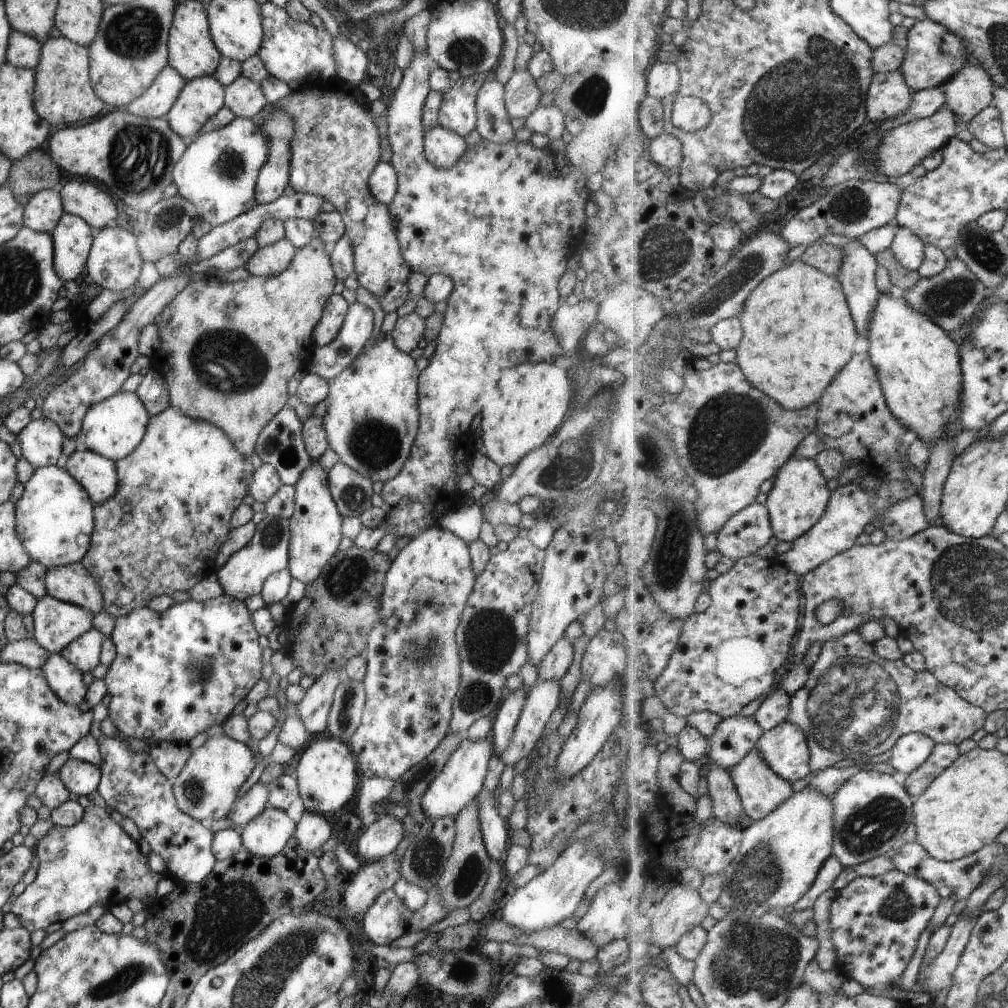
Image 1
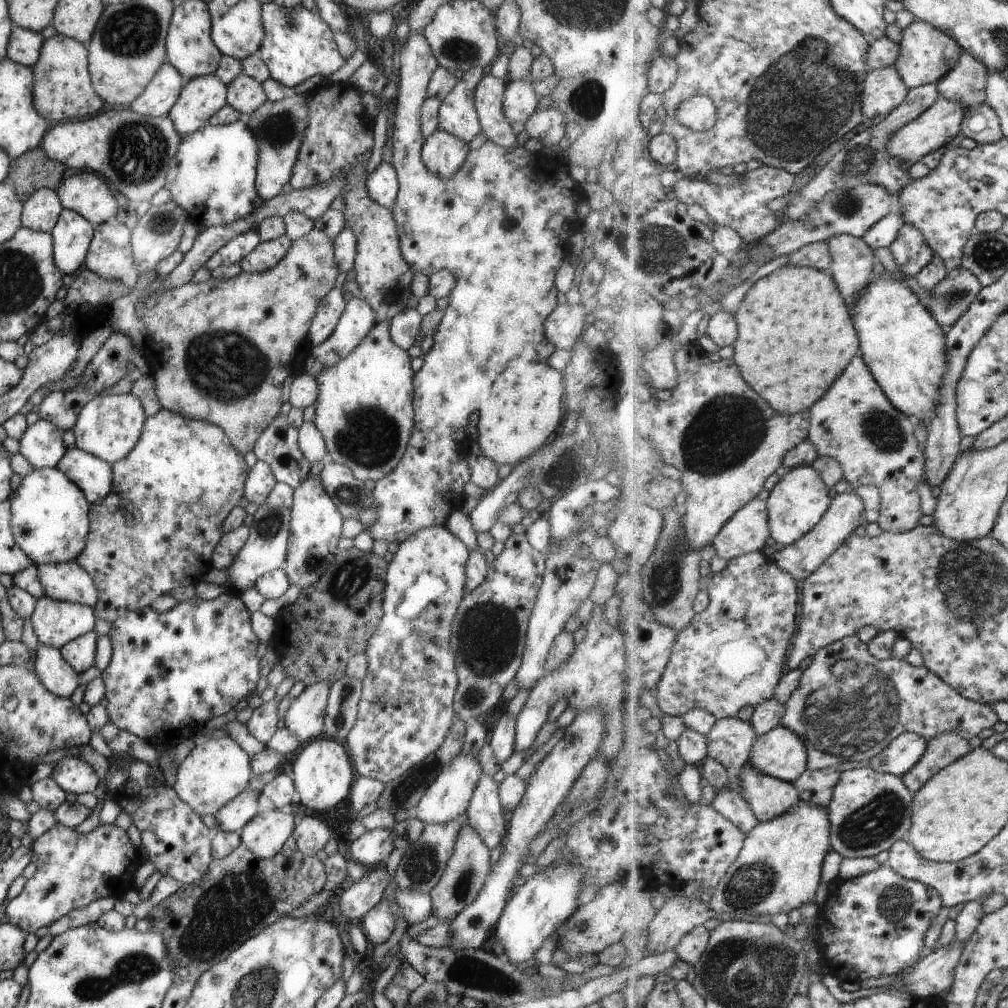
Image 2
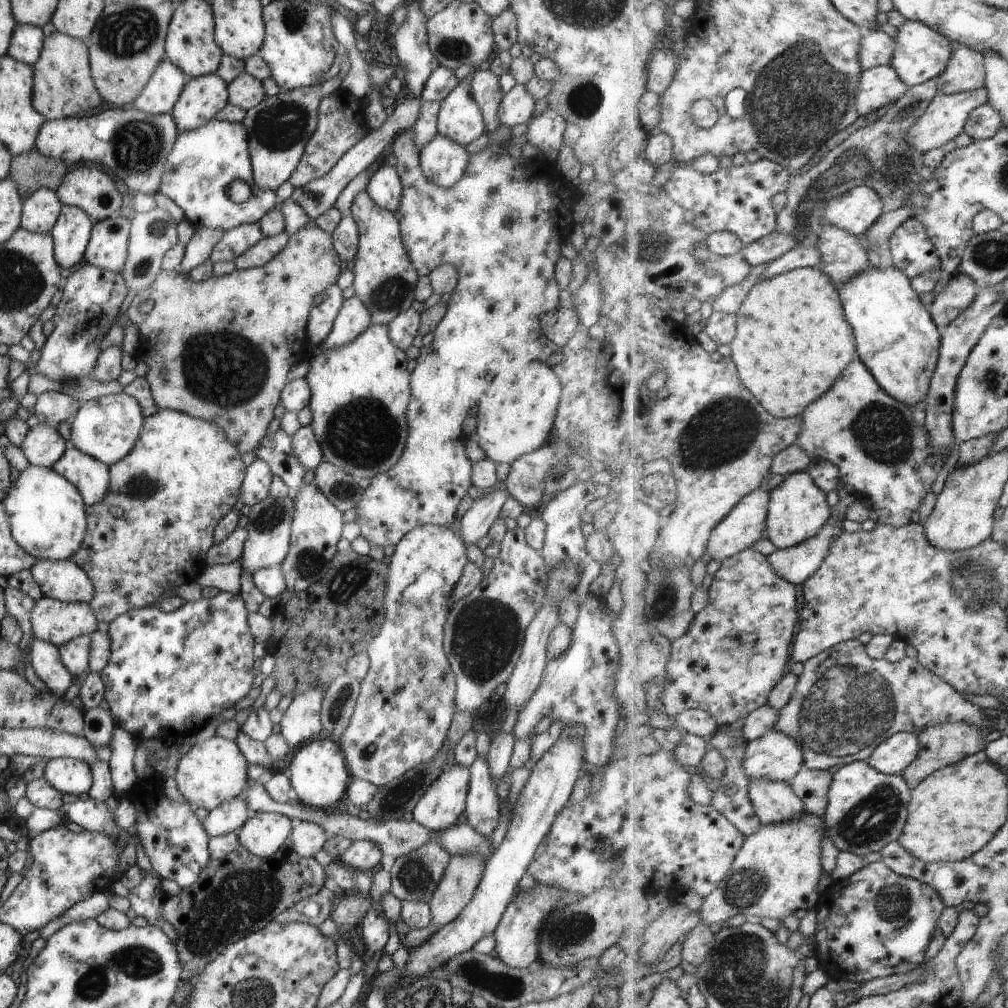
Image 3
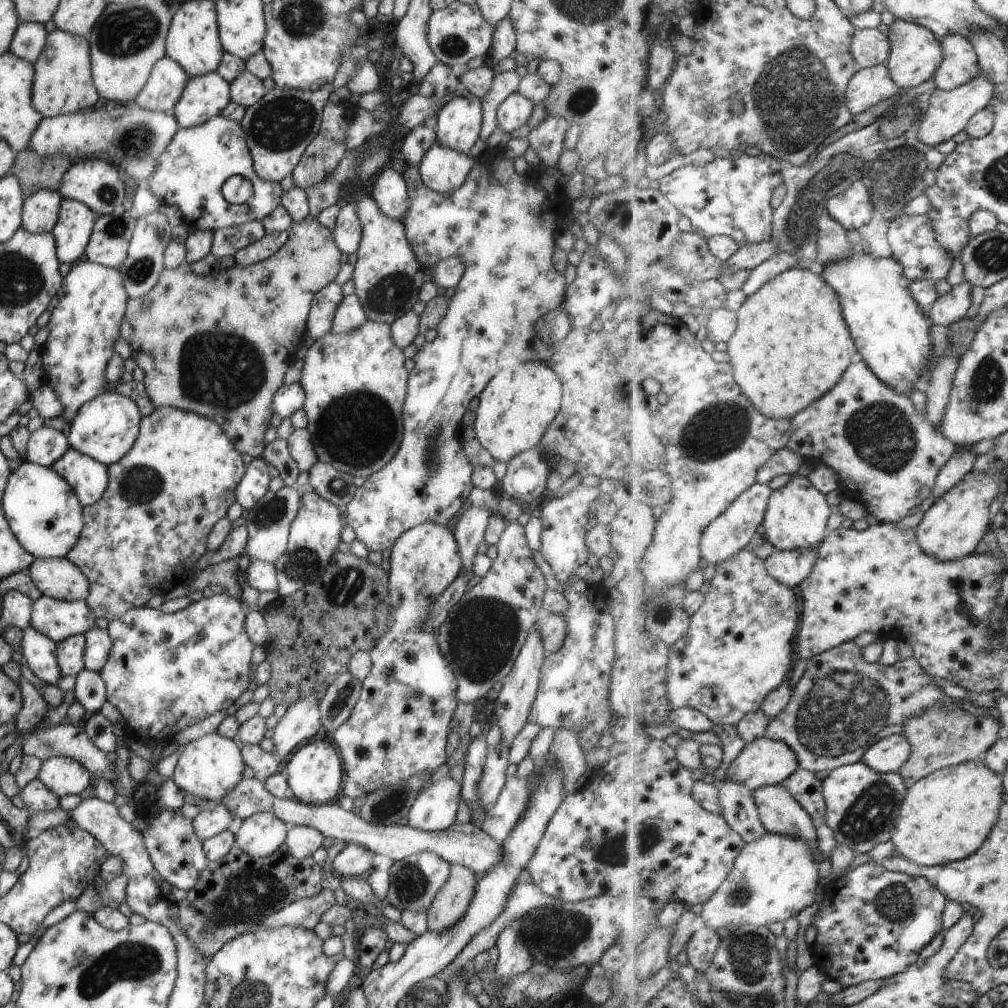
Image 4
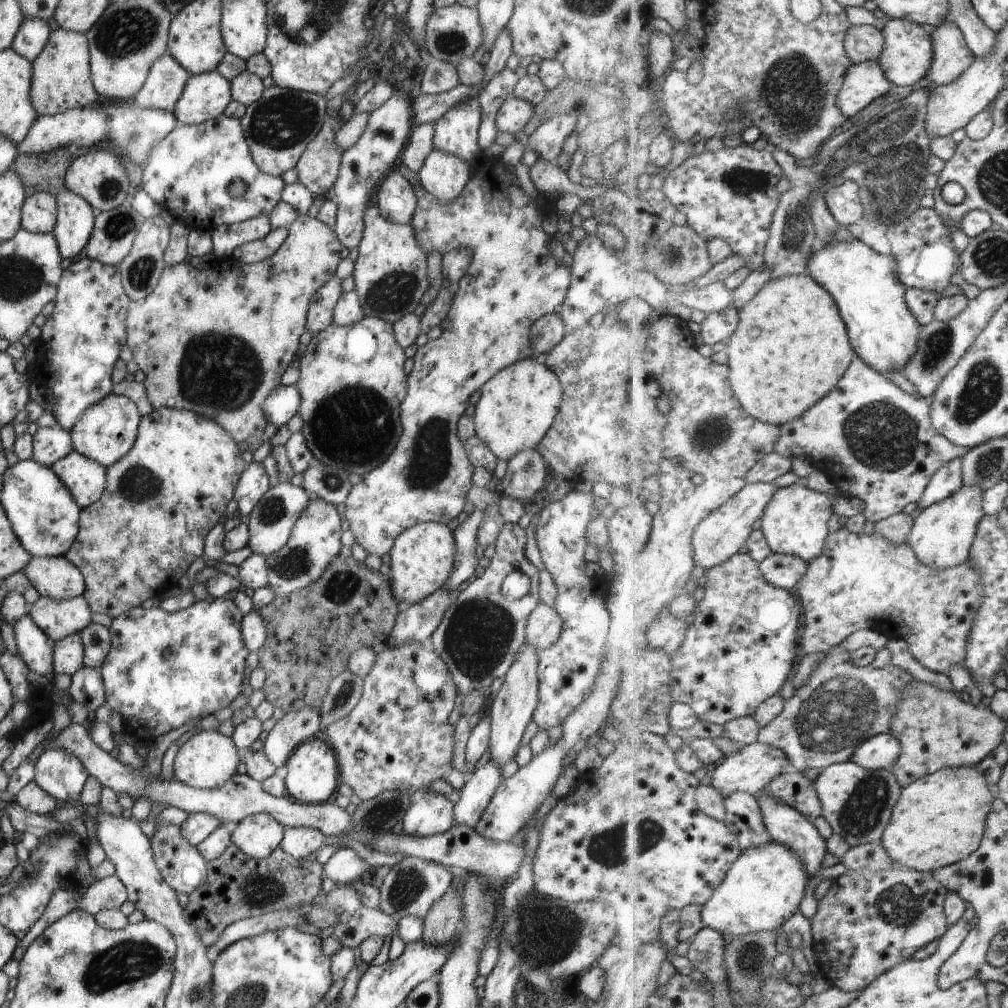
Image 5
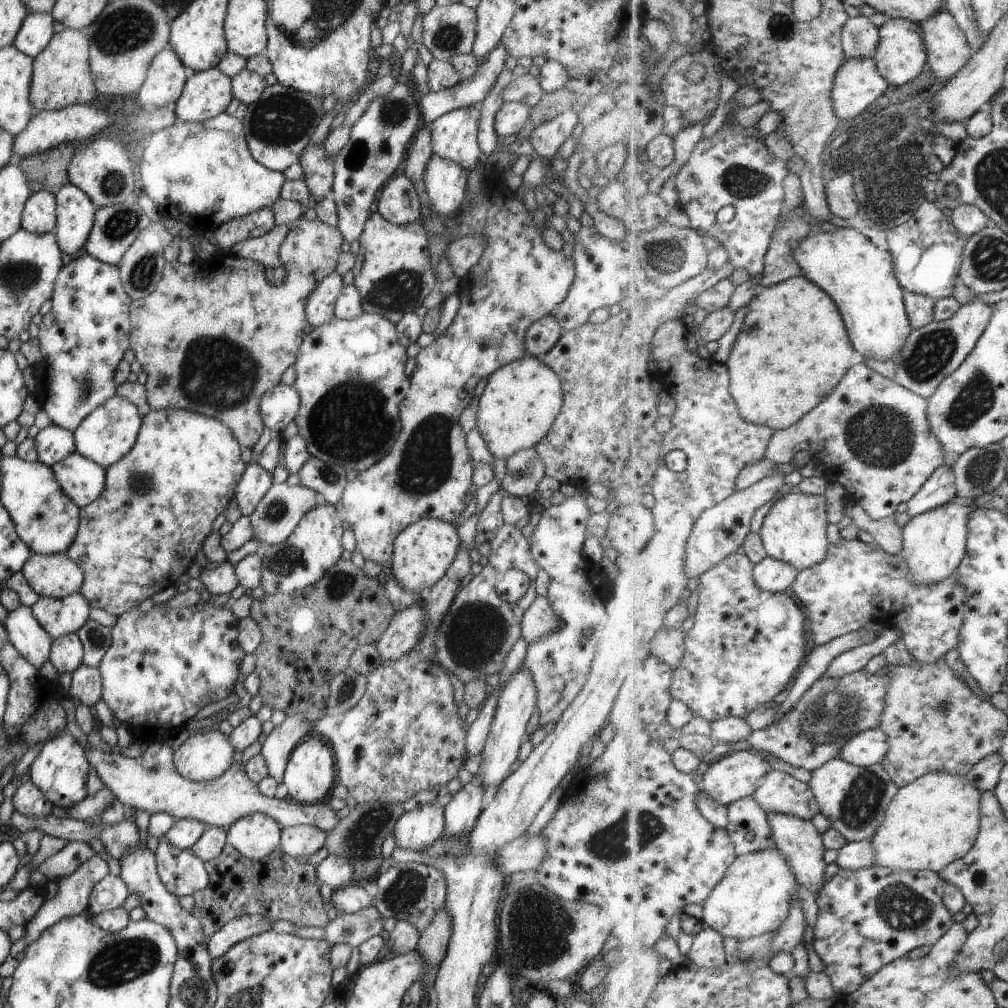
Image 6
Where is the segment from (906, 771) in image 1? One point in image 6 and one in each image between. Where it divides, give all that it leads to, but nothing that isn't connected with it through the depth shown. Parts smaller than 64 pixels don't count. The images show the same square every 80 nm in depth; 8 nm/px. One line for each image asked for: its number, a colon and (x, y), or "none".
2: (905, 752)
3: (897, 753)
4: (887, 755)
5: (882, 751)
6: (870, 748)

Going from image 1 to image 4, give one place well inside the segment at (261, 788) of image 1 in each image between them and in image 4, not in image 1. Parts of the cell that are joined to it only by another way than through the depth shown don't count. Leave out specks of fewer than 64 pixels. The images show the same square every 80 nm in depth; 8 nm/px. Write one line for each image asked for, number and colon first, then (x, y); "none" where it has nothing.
2: (235, 813)
3: (228, 816)
4: (208, 822)

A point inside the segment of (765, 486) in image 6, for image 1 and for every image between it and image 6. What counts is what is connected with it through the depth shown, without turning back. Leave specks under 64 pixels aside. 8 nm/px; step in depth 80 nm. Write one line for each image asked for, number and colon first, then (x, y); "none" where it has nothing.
1: (749, 530)
2: (748, 531)
3: (743, 528)
4: (726, 536)
5: (722, 534)

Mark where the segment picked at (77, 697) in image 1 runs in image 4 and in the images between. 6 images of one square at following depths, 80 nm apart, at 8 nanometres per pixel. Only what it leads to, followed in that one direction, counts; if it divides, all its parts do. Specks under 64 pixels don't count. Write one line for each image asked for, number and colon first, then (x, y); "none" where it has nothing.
2: (53, 672)
3: (45, 660)
4: (37, 653)

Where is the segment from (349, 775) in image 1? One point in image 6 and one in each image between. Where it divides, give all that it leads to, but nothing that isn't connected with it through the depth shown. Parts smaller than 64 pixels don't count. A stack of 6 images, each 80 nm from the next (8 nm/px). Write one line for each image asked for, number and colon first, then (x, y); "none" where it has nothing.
2: (323, 774)
3: (317, 773)
4: (314, 772)
5: (311, 777)
6: (309, 773)

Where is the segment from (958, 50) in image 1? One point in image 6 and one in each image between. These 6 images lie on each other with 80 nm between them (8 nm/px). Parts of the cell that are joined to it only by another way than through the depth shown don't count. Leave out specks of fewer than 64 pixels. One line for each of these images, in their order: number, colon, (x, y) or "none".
2: (928, 54)
3: (921, 54)
4: (916, 54)
5: (909, 53)
6: (903, 53)

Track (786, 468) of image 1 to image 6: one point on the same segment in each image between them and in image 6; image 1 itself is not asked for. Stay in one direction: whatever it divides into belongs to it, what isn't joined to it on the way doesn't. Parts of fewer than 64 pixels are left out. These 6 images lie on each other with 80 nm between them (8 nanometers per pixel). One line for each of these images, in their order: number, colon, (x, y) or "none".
2: (796, 504)
3: (798, 510)
4: (797, 514)
5: (795, 522)
6: (795, 529)

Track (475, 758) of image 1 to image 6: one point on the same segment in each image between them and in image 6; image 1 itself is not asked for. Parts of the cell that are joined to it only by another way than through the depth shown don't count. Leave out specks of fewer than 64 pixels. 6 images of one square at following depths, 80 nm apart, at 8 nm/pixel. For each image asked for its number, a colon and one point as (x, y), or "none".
2: (447, 797)
3: (438, 808)
4: (434, 809)
5: (432, 814)
6: (414, 829)

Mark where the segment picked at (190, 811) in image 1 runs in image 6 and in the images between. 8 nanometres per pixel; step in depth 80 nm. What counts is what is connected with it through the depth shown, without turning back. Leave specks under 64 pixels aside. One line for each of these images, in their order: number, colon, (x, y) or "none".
2: (213, 772)
3: (212, 771)
4: (207, 767)
5: (207, 759)
6: (203, 756)

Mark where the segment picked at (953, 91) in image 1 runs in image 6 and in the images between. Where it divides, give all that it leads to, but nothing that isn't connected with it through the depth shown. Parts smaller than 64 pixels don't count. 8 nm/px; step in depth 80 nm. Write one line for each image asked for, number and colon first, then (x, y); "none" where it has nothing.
2: (967, 82)
3: (967, 71)
4: (960, 64)
5: (952, 57)
6: (948, 50)

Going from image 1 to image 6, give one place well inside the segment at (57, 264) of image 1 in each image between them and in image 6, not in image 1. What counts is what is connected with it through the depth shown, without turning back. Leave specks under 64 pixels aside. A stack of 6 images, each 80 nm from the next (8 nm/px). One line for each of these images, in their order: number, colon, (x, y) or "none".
2: (71, 235)
3: (70, 233)
4: (71, 233)
5: (74, 220)
6: (74, 211)

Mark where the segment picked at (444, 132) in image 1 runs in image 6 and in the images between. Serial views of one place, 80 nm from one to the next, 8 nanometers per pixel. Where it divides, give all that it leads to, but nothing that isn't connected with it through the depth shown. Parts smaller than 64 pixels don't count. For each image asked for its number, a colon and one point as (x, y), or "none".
2: (442, 153)
3: (441, 161)
4: (441, 169)
5: (443, 175)
6: (444, 180)

